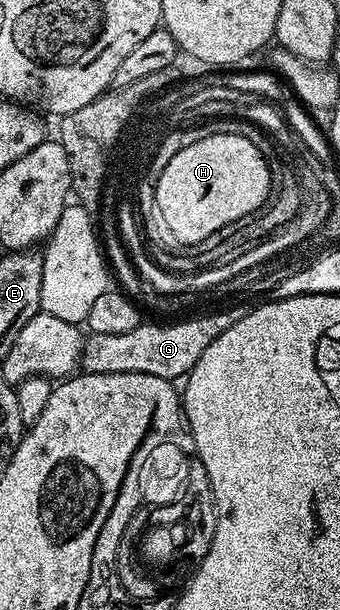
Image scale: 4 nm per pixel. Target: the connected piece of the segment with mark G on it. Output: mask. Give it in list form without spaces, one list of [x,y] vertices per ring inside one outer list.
[[[236,307],[229,308],[224,313],[208,313],[205,317],[192,317],[189,321],[176,321],[173,325],[148,325],[142,323],[134,327],[134,331],[126,331],[123,335],[98,335],[91,334],[84,343],[84,355],[82,358],[82,369],[86,373],[141,373],[142,375],[158,375],[162,379],[175,382],[179,379],[187,378],[188,373],[202,359],[202,351],[222,335],[242,316],[241,310]]]

